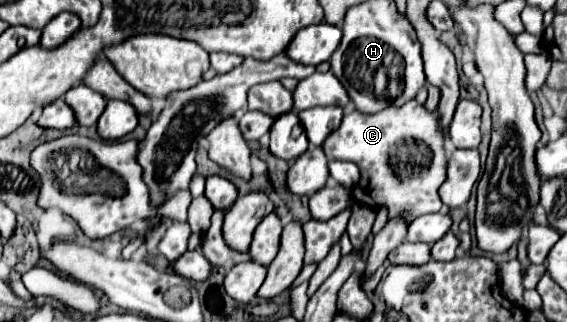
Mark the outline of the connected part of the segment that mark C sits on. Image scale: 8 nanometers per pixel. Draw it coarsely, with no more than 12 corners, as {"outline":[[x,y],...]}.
{"outline":[[415,99],[345,113],[327,159],[389,219],[443,207],[445,133]]}

